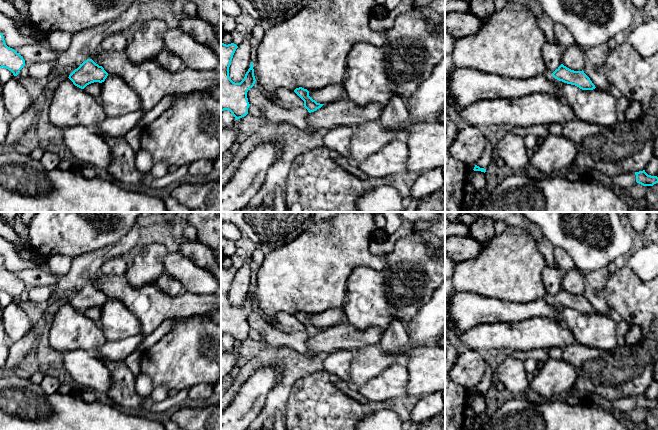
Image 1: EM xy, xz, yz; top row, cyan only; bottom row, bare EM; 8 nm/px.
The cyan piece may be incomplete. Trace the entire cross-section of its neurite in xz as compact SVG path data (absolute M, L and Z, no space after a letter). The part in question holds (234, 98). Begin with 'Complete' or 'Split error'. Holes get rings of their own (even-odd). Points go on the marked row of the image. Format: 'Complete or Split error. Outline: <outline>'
Complete. Outline: M221 42L221 112L230 111L236 120L248 114L247 92L256 82L253 62L240 83L230 79L229 67L237 48L234 43L226 45Z

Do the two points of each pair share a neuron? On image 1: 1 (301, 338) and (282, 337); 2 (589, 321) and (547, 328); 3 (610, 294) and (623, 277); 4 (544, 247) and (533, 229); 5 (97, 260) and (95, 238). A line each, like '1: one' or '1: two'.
1: one
2: two
3: one
4: one
5: two

